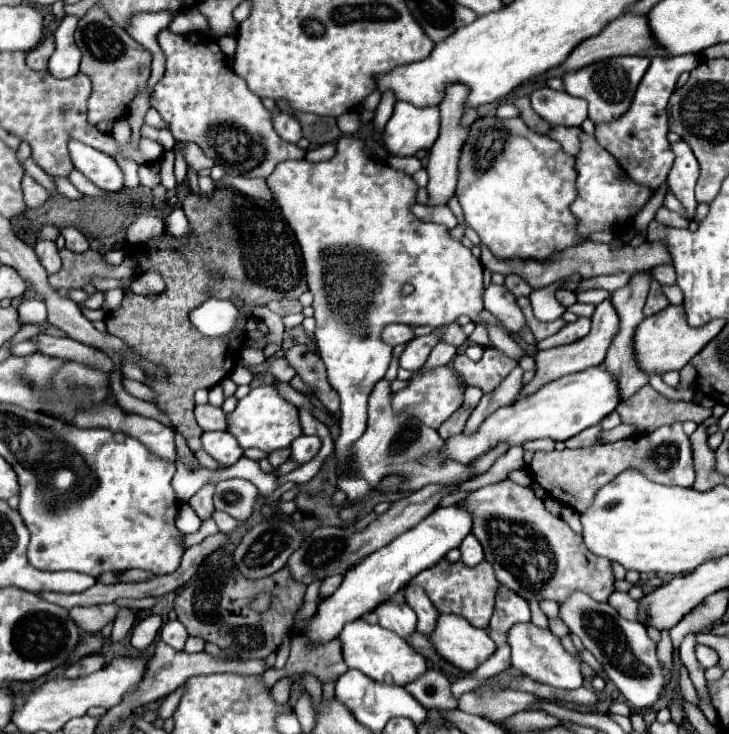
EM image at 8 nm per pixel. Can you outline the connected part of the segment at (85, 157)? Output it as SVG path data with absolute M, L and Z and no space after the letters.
M75 140L69 142L69 154L75 168L95 186L107 192L117 192L123 188L123 170L111 156Z

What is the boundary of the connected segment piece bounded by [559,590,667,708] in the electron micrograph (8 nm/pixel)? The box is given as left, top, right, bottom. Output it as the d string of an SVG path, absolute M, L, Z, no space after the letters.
M571 592L571 596L559 604L559 616L569 626L569 632L577 634L603 666L605 676L617 686L625 700L635 708L653 706L665 690L667 678L655 656L655 644L649 640L645 626L625 620L607 602L597 602L585 592Z

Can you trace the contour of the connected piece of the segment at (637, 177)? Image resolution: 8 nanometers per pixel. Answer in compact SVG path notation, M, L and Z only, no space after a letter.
M693 54L687 56L675 56L675 58L663 58L657 56L651 60L651 66L647 68L635 98L633 106L629 108L629 114L623 114L617 122L595 126L595 138L597 142L617 158L621 168L629 174L631 180L641 182L641 186L657 192L665 180L667 172L673 164L673 152L669 150L667 140L667 102L671 92L675 90L675 82L683 72L689 72L699 66L699 58Z

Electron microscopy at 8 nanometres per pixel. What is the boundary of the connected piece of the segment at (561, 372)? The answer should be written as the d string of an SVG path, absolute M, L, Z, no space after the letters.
M611 298L603 300L601 304L597 304L595 308L595 314L593 314L593 324L591 324L591 332L581 338L579 342L573 342L573 344L565 344L565 346L557 346L557 348L549 348L549 350L541 350L535 354L535 362L537 362L537 372L535 372L535 378L523 386L521 394L519 396L525 396L525 394L531 394L533 390L539 390L539 386L547 384L547 382L553 382L561 376L567 376L567 374L573 374L573 372L583 372L591 366L599 366L603 364L605 360L605 354L611 346L611 342L615 340L619 332L619 316L617 316L617 310L615 306L611 304Z

